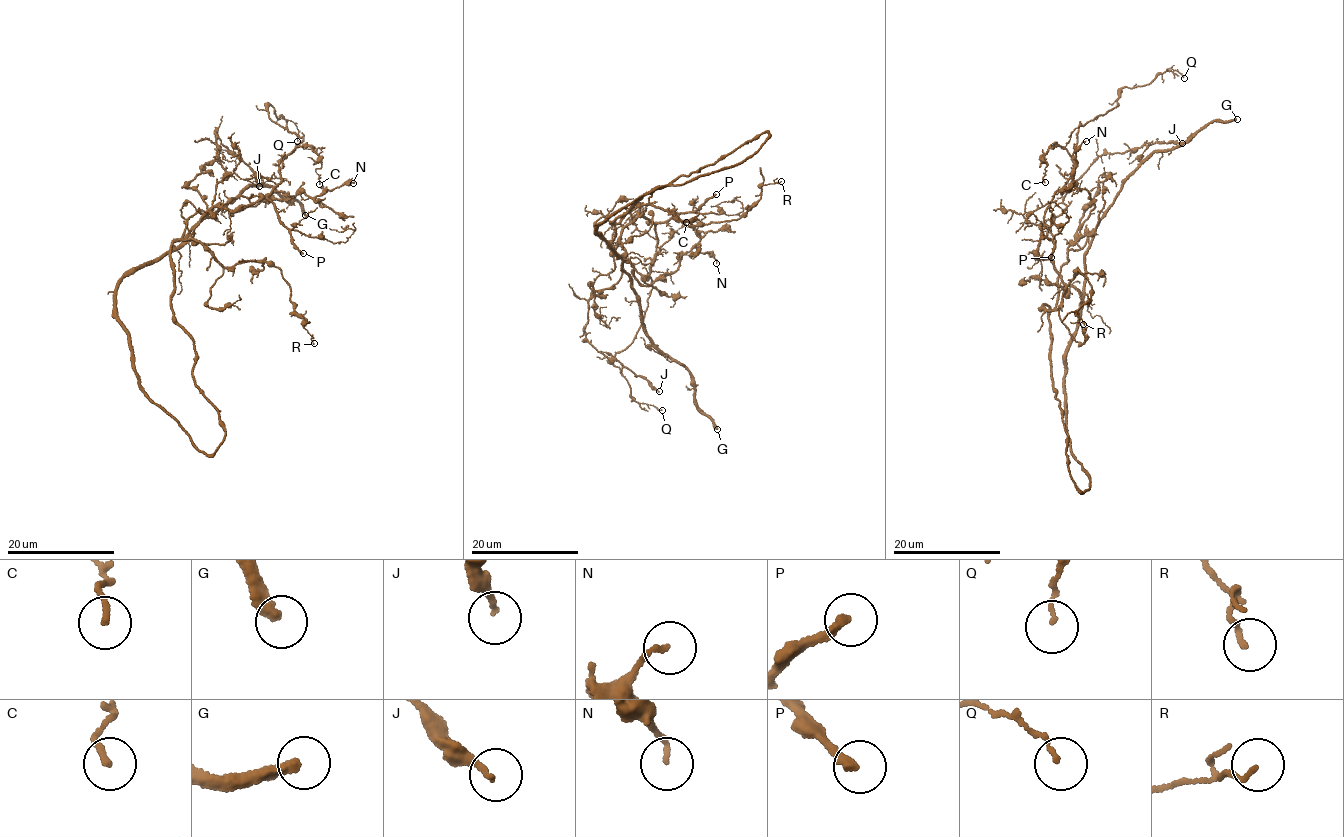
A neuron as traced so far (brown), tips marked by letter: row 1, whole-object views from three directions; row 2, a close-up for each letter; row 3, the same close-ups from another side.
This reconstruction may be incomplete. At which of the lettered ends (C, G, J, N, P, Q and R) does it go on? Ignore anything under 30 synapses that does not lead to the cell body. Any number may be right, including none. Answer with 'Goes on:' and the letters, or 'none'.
Goes on: G, P

